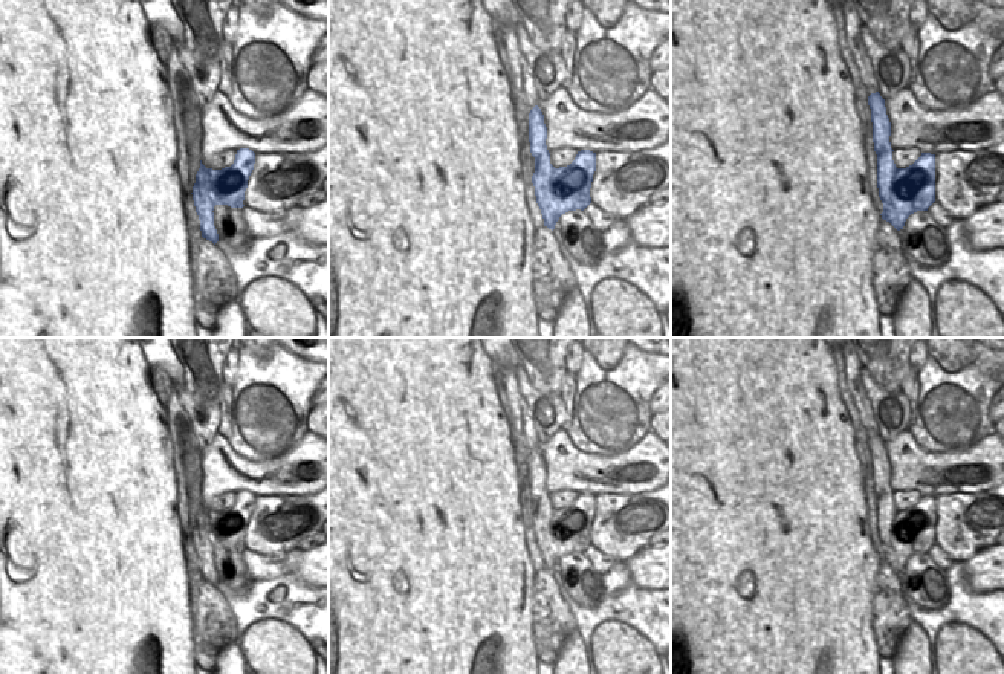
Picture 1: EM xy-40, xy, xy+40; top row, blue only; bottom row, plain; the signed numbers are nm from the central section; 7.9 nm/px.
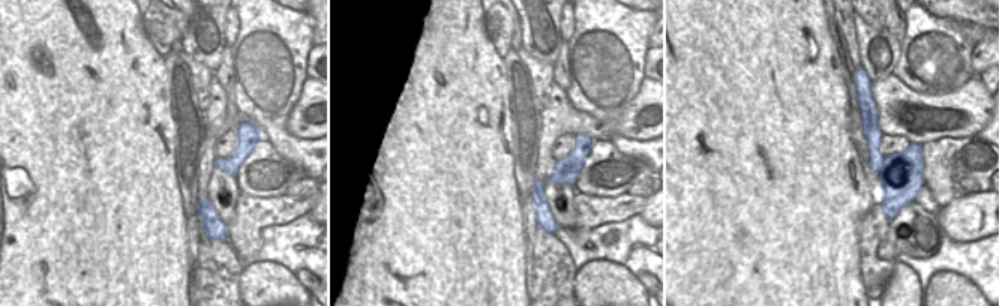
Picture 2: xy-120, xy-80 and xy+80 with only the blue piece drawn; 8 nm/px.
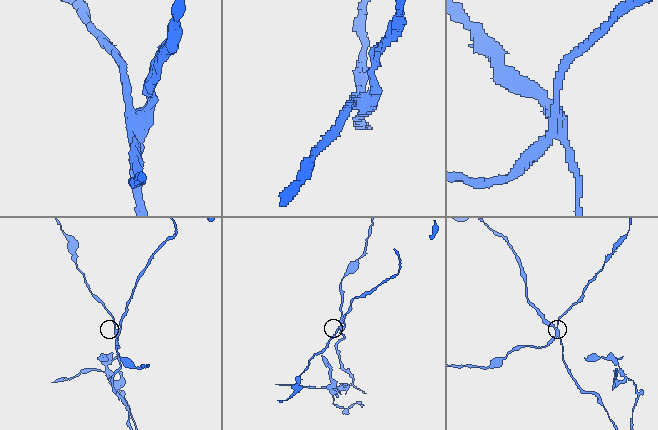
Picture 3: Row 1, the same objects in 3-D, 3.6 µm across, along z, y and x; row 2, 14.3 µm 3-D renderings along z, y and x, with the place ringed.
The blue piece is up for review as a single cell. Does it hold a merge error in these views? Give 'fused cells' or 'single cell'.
fused cells

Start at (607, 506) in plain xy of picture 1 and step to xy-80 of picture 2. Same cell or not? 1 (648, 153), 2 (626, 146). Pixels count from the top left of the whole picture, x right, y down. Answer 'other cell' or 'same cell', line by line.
1: other cell
2: other cell

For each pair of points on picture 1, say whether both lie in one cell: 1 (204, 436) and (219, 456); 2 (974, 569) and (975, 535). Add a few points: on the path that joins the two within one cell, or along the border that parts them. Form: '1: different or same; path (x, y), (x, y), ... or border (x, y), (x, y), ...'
1: different; border (217, 433), (200, 451)
2: different; border (987, 546), (965, 563)

